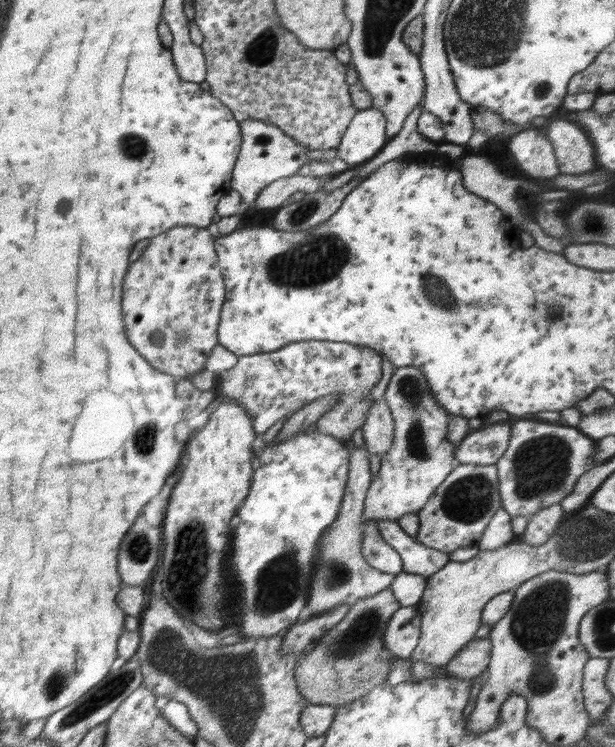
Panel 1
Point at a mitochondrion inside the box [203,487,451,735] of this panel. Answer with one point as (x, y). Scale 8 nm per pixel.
(282, 580)

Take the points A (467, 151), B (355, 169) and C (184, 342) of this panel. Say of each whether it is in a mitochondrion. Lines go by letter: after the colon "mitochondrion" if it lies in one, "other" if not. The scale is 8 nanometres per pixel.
A: other
B: other
C: mitochondrion

